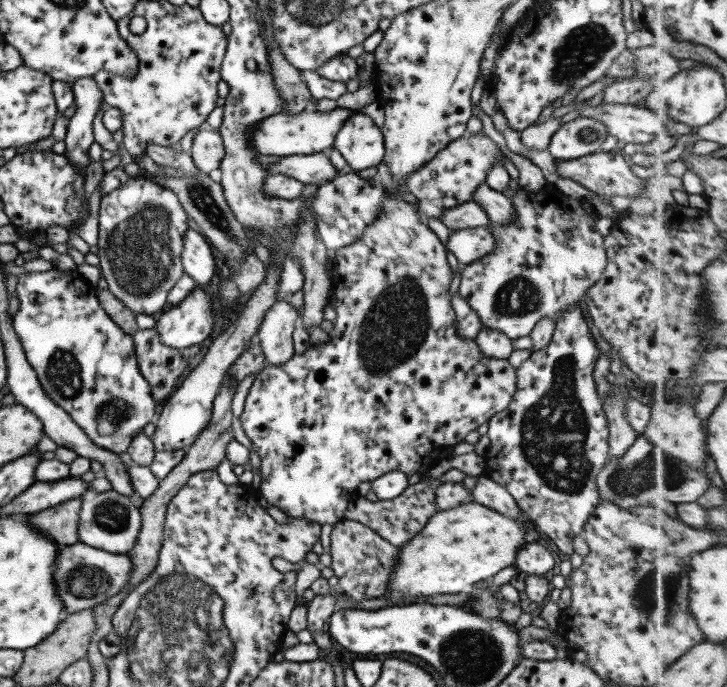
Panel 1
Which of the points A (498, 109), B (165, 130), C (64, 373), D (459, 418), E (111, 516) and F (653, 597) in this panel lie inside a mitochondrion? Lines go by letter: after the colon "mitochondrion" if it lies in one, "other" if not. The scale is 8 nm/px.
A: other
B: other
C: mitochondrion
D: other
E: mitochondrion
F: mitochondrion

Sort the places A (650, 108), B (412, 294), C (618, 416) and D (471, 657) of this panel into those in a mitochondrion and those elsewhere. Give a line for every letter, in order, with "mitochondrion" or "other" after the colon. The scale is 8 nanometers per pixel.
A: other
B: mitochondrion
C: other
D: mitochondrion

